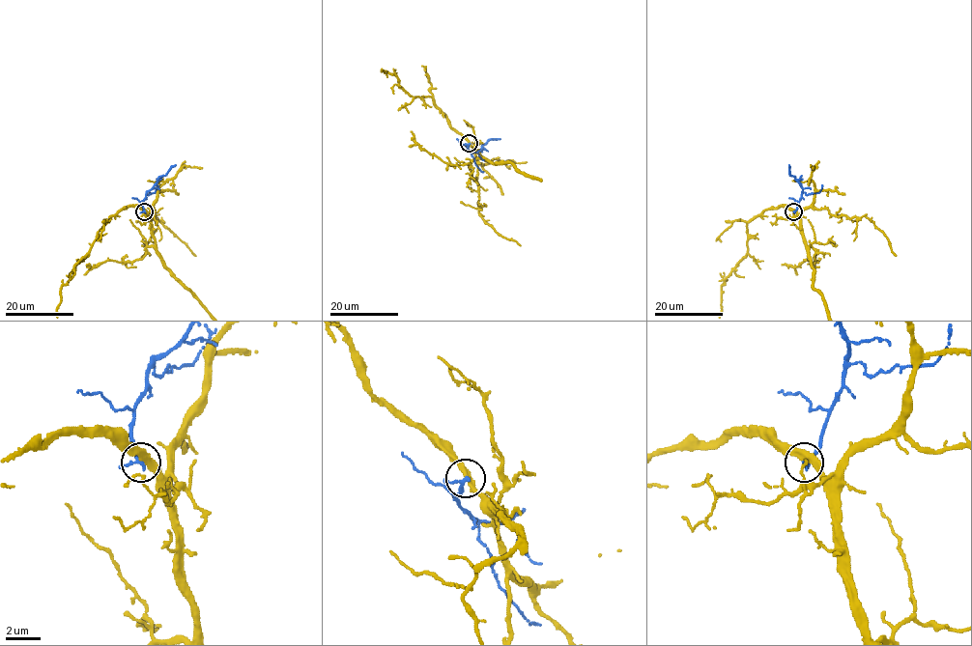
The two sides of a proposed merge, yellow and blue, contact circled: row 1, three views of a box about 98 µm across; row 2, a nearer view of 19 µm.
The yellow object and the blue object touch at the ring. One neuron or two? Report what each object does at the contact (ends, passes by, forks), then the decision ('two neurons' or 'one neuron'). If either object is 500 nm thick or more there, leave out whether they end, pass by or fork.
yellow passes by | blue passes by | two neurons

